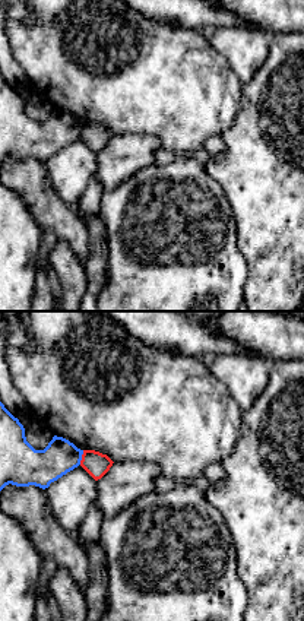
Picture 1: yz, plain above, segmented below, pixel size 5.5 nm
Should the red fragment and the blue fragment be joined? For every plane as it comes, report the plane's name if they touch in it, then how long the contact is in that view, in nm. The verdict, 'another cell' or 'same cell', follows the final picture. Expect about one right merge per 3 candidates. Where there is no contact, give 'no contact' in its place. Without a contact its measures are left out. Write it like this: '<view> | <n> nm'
yz | 80 nm

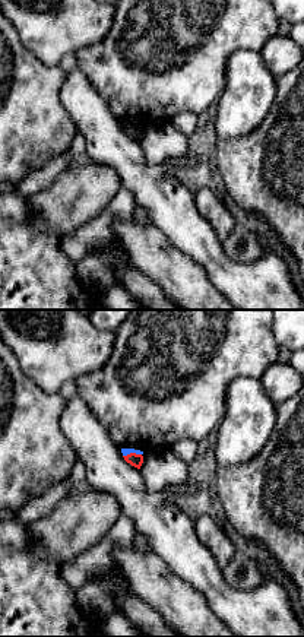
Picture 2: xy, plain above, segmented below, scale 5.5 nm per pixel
xy | 110 nm

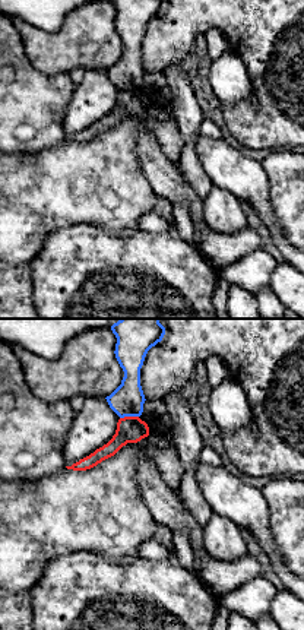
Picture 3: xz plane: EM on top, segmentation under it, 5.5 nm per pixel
xz | 110 nm

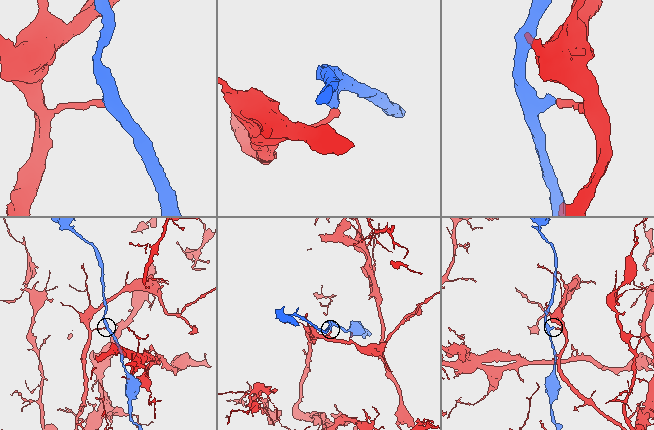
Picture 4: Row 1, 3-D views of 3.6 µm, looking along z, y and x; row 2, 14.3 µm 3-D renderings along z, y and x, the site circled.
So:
another cell

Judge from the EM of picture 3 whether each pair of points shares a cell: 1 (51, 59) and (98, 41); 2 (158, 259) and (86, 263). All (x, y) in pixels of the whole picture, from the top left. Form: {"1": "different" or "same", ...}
{"1": "same", "2": "same"}

